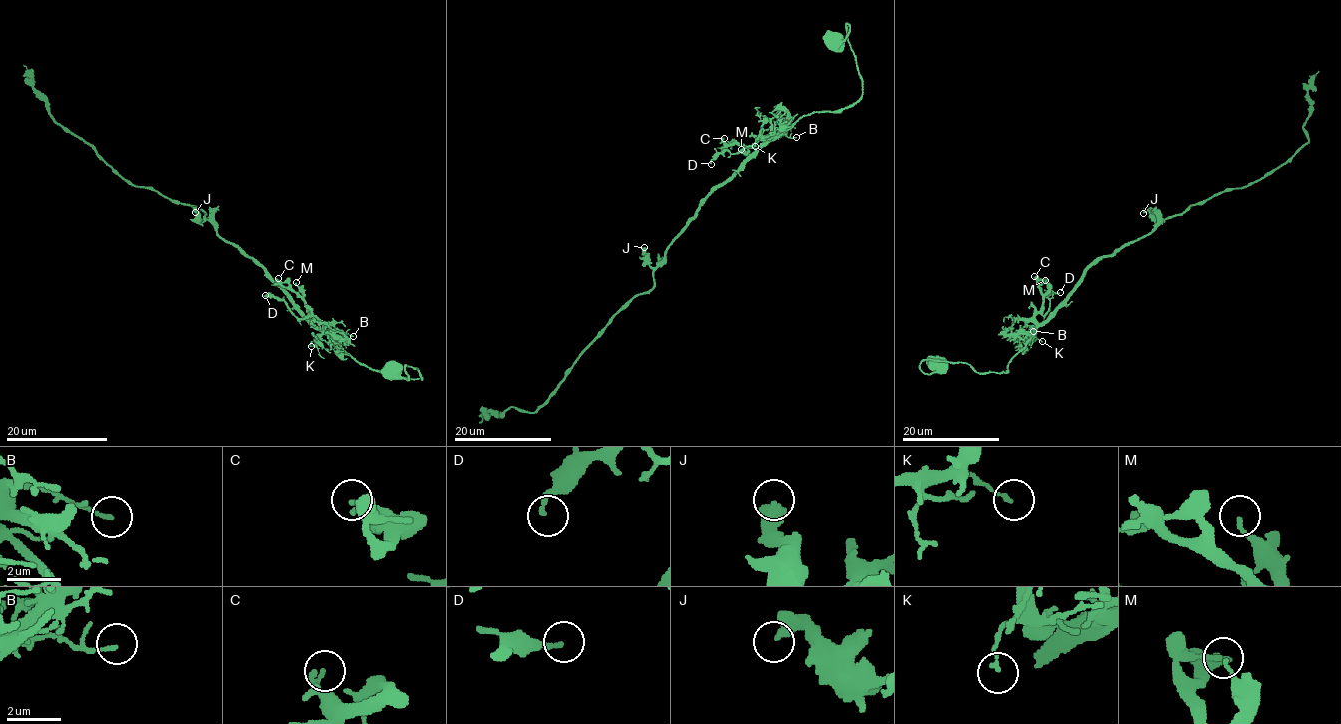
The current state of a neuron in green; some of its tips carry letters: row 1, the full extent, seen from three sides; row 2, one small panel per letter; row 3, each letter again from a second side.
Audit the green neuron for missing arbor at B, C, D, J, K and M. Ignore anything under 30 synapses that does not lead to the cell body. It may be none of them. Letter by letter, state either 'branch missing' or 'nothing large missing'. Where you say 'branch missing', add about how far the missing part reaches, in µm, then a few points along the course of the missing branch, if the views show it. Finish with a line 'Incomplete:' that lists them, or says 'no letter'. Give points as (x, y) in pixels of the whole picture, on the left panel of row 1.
B: nothing large missing
C: nothing large missing
D: nothing large missing
J: nothing large missing
K: nothing large missing
M: nothing large missing
Incomplete: no letter

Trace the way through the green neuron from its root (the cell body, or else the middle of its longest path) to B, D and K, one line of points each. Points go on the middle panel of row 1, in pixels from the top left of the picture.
B: (835, 38), (842, 40), (850, 25), (861, 98), (835, 111), (803, 115), (779, 137), (796, 137)
D: (835, 38), (850, 25), (861, 98), (803, 115), (711, 164)
K: (835, 38), (842, 40), (850, 25), (861, 98), (835, 111), (803, 115), (769, 139), (757, 138), (755, 146)

